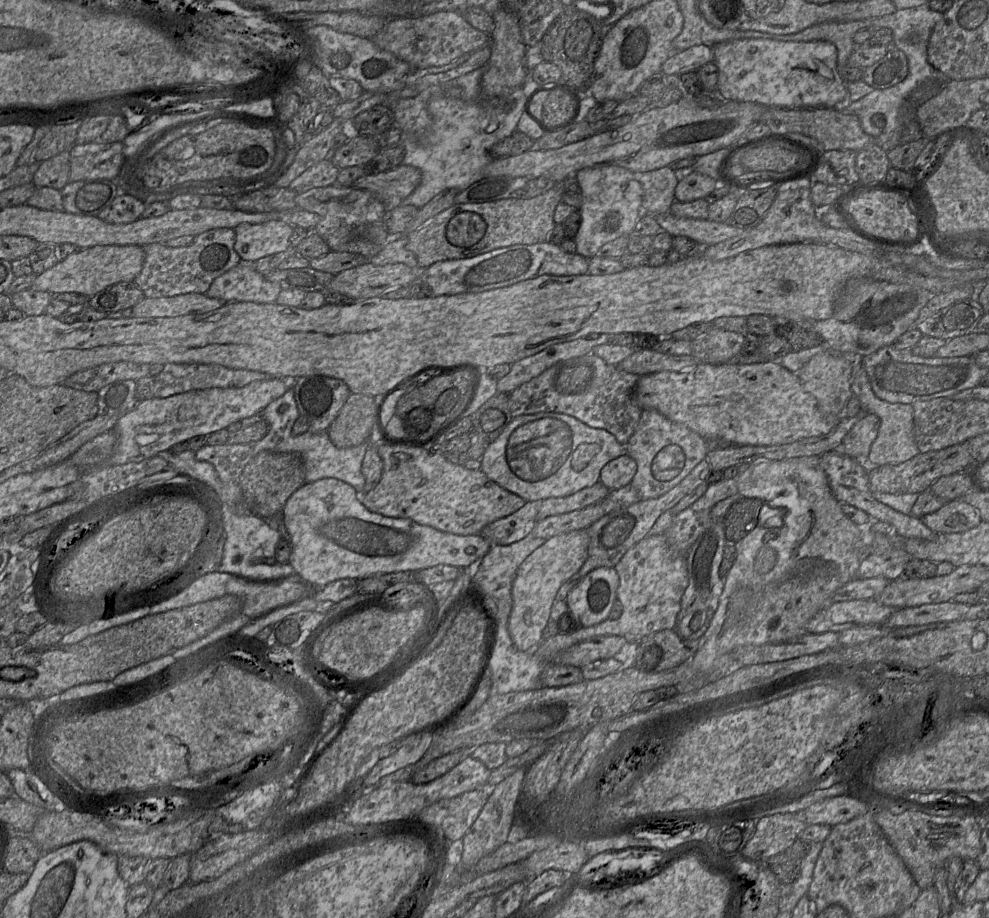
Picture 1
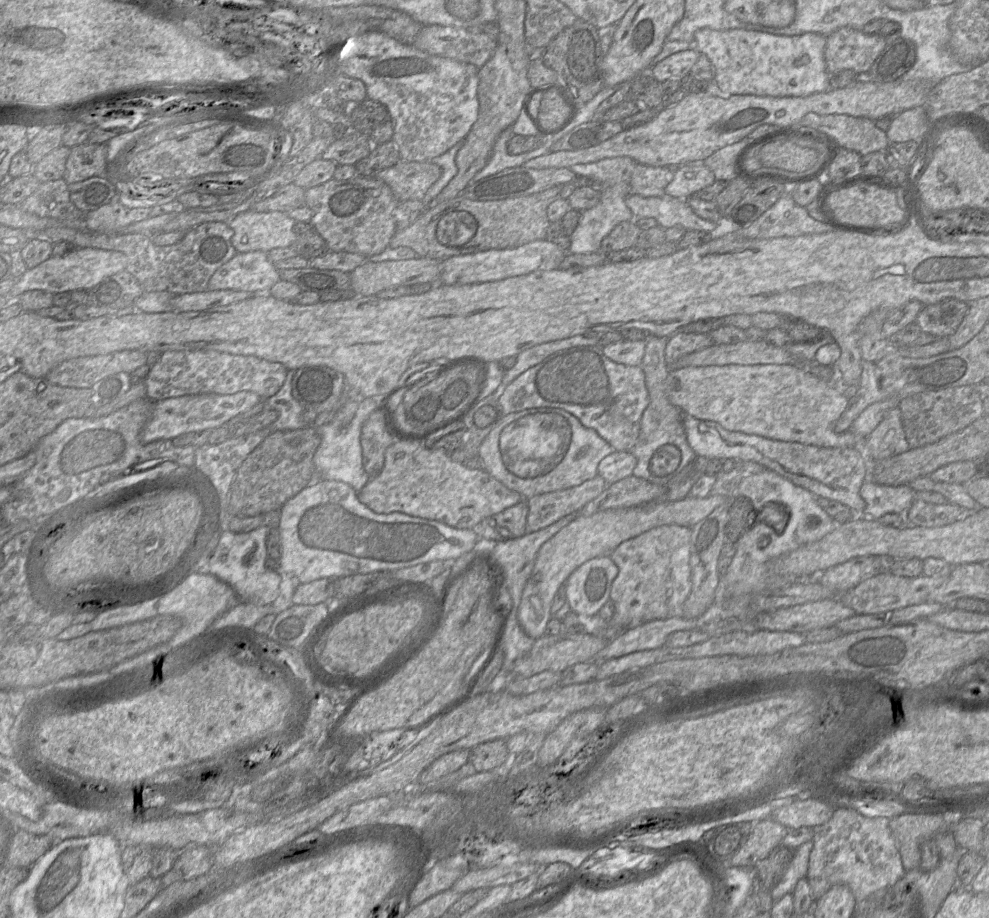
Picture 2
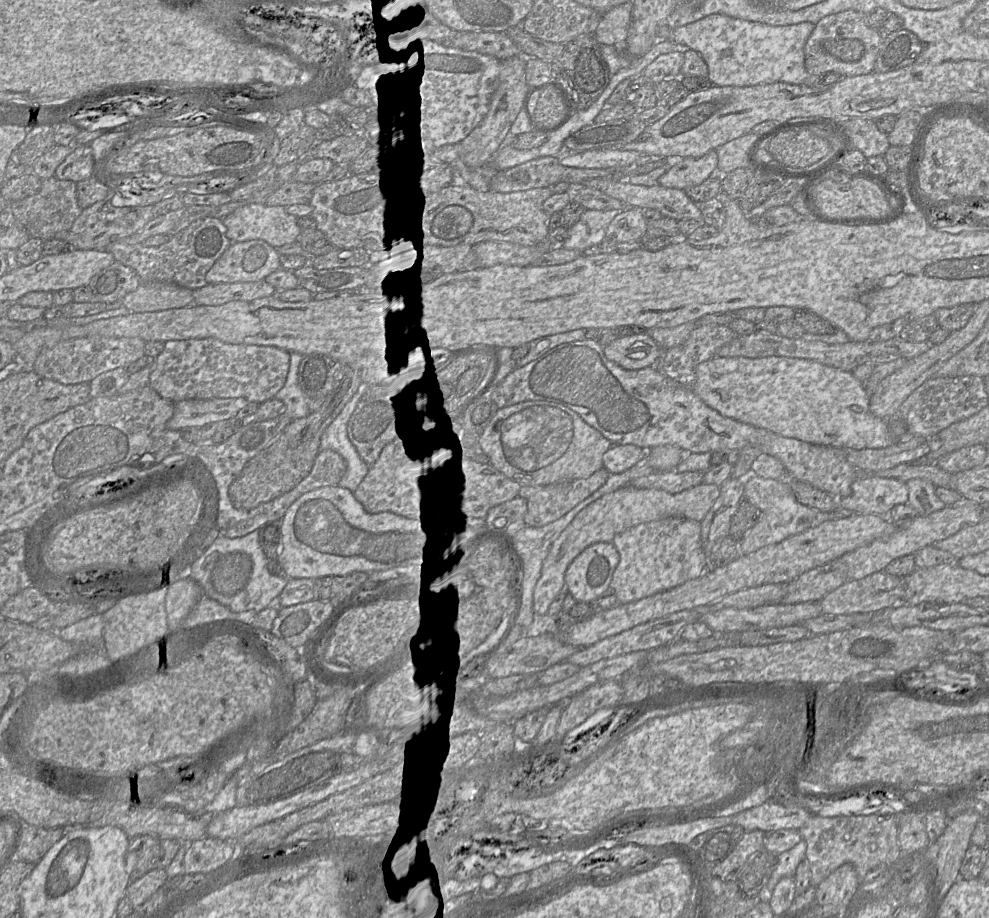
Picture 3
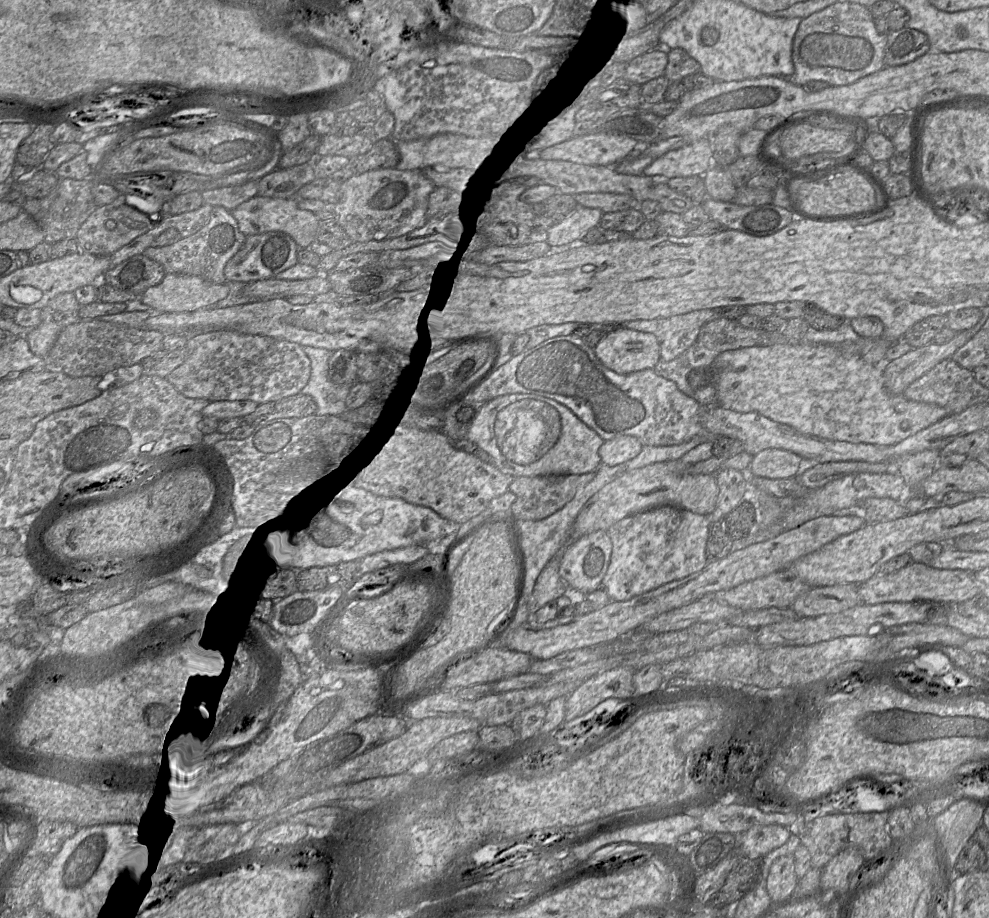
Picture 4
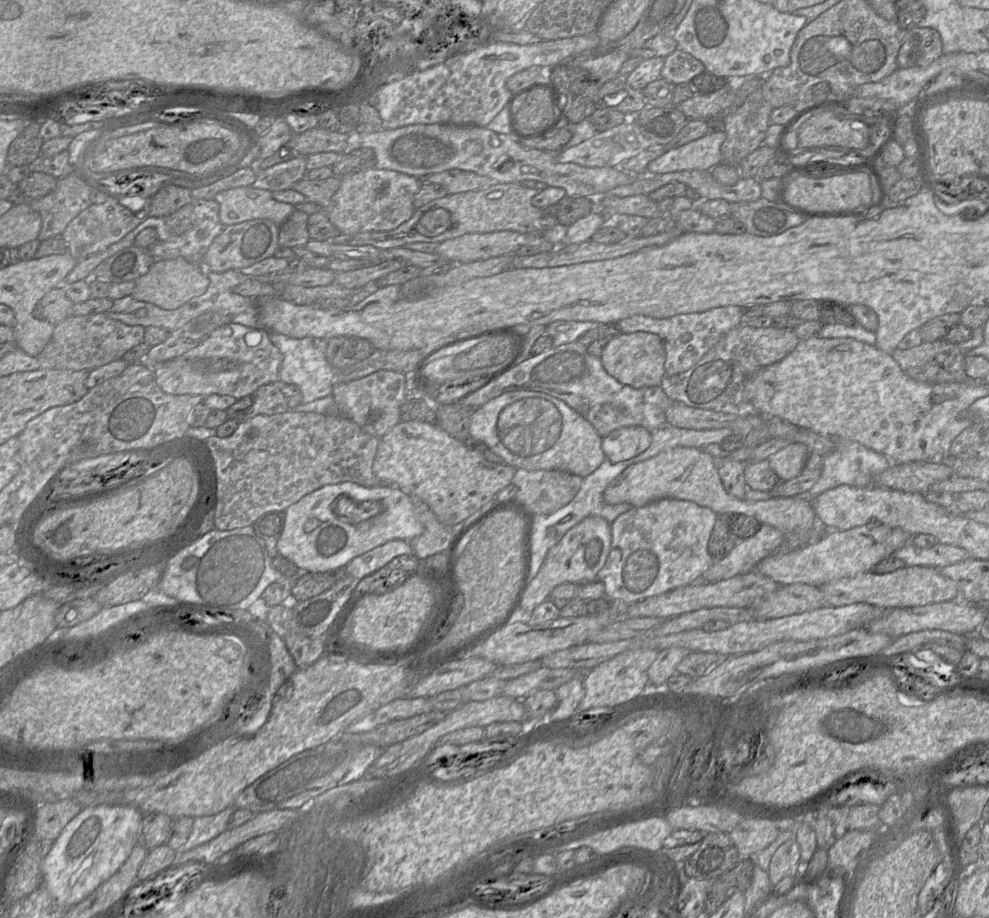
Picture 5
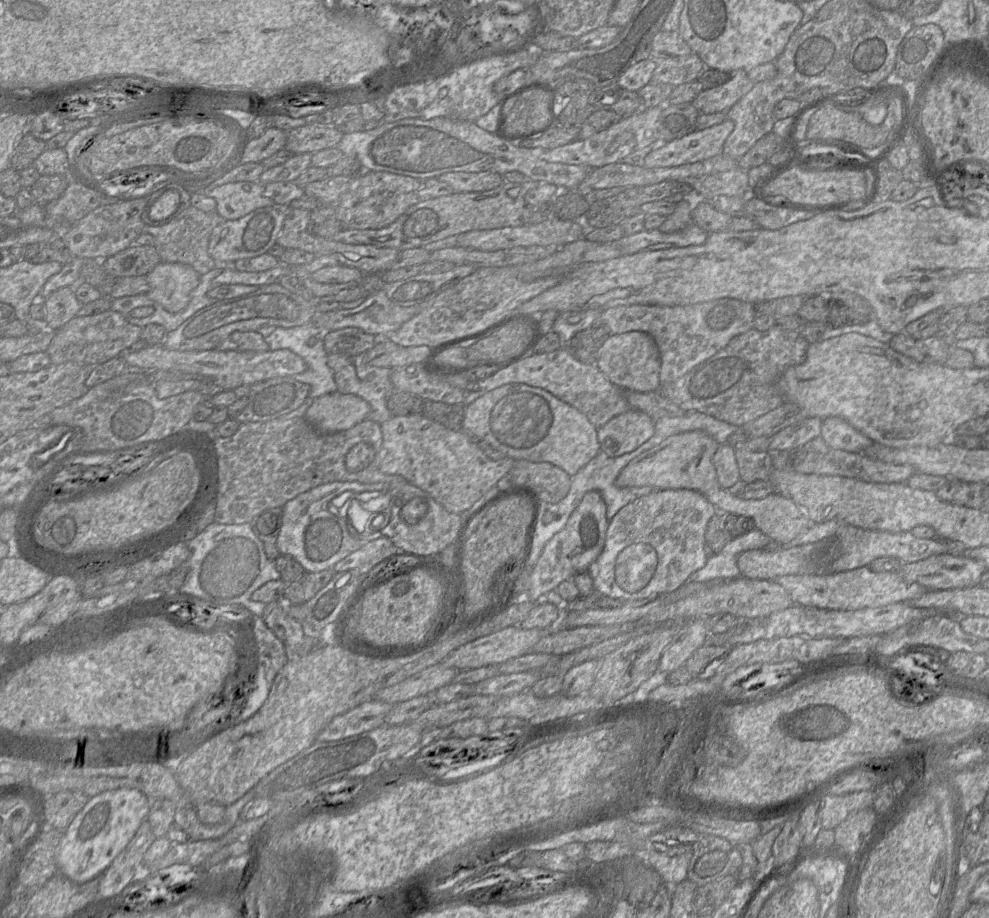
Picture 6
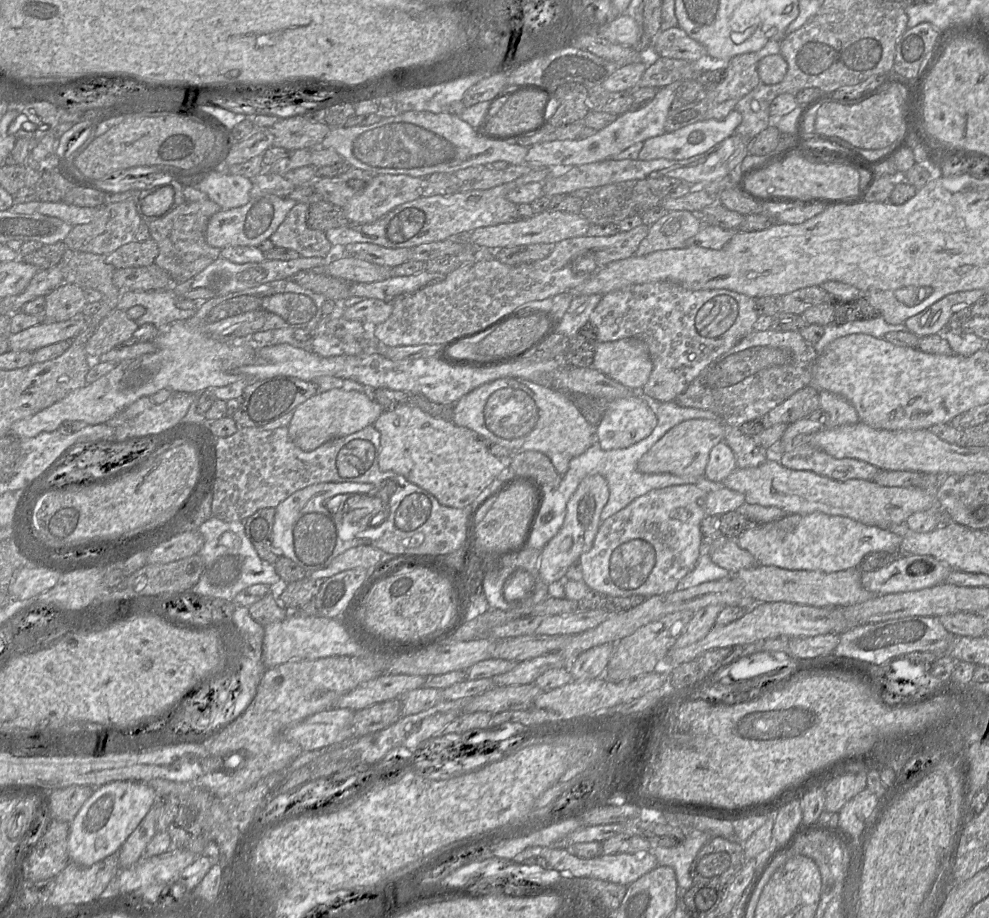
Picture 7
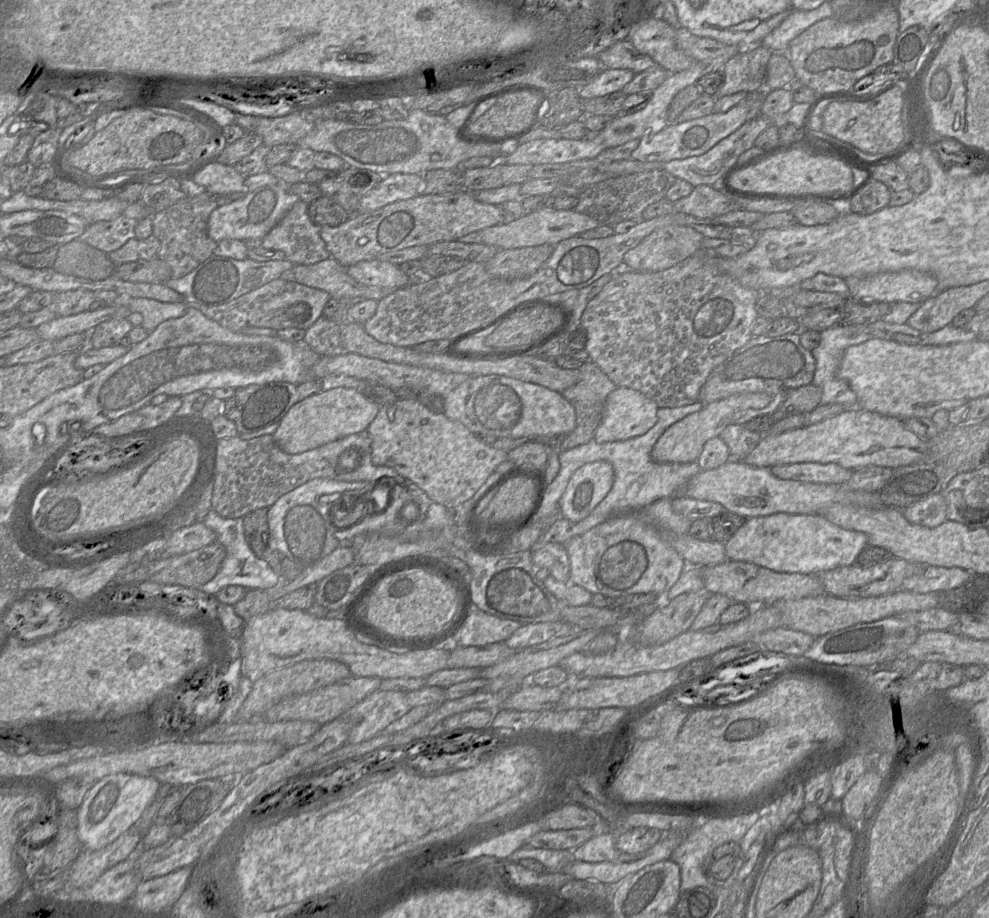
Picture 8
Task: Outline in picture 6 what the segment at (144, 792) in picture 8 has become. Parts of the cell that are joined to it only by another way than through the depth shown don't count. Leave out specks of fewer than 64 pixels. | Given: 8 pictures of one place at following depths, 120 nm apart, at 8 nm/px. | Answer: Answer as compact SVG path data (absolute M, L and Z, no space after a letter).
M133 788L104 791L90 797L65 829L56 848L55 862L58 873L75 883L84 883L101 876L147 818L151 802L144 793Z

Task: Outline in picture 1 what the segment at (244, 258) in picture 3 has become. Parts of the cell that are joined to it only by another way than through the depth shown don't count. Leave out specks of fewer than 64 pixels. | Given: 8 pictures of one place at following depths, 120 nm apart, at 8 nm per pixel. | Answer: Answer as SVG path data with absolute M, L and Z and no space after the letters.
M240 262L217 277L205 293L228 302L275 303L282 288L259 273L251 263Z

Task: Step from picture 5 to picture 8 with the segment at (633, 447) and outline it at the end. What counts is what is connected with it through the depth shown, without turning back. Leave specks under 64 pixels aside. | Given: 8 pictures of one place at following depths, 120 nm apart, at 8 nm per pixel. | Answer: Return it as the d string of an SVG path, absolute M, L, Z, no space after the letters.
M616 387L606 398L602 420L594 435L597 443L622 441L645 434L658 420L658 405L643 393Z

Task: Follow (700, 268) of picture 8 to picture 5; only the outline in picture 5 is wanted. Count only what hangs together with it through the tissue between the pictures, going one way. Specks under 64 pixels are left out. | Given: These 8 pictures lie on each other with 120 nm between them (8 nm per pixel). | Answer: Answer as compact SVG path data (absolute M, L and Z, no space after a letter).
M733 305L662 319L635 315L617 322L621 333L649 332L661 338L666 353L665 375L669 376L680 374L691 368L725 333L741 323L741 308Z

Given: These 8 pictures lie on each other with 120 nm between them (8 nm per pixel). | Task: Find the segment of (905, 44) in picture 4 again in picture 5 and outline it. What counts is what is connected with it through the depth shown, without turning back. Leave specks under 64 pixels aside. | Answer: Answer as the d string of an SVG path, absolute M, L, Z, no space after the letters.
M913 28L907 32L899 49L899 68L922 68L930 65L943 54L942 40L933 28Z

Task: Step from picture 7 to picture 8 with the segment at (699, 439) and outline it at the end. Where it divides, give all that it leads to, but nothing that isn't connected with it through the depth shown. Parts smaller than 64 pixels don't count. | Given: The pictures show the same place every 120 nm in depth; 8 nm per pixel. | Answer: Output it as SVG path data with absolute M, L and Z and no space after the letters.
M743 393L705 404L700 411L688 414L664 431L652 449L652 459L658 463L697 461L704 444L713 437L719 437L724 428L732 423L735 413L747 409L762 409L770 403L771 399L766 393Z

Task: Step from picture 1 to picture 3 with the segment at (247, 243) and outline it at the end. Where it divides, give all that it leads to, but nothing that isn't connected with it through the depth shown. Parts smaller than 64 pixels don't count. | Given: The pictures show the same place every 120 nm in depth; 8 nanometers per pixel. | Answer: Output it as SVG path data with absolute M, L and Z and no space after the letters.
M247 203L234 212L221 219L227 228L227 237L231 242L240 242L247 240L263 240L275 248L280 248L286 244L292 243L297 240L302 229L297 223L298 218L290 214L284 206L271 206L266 203Z

